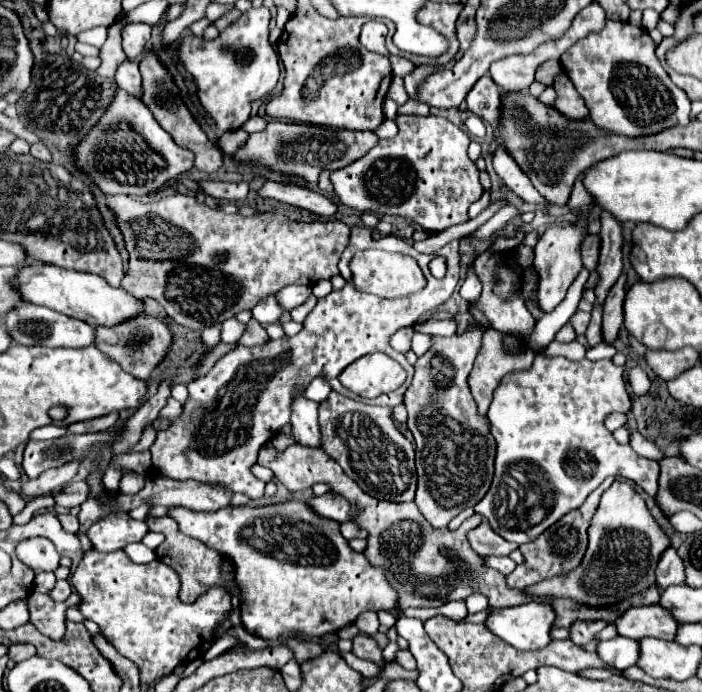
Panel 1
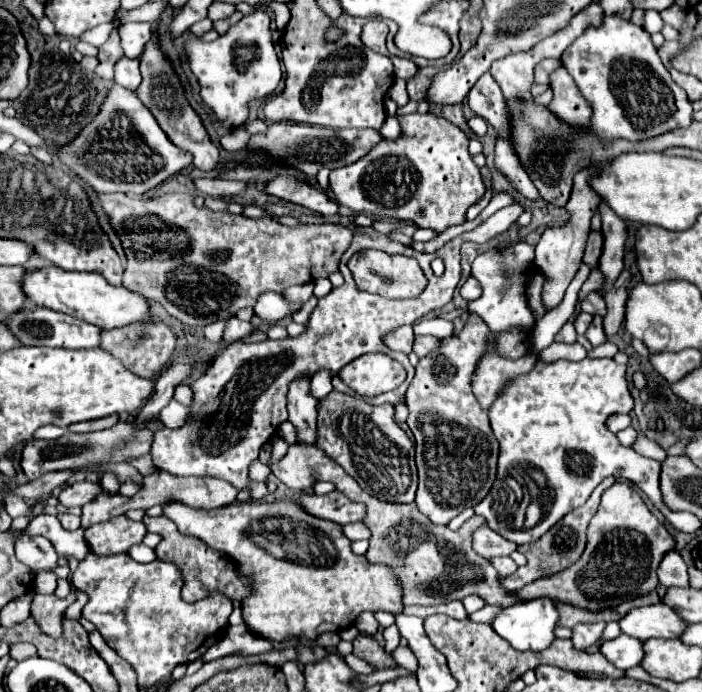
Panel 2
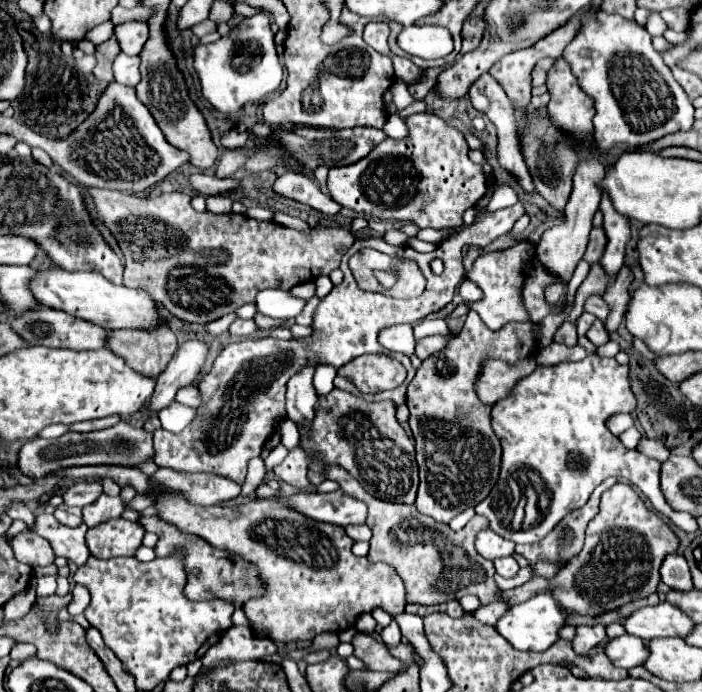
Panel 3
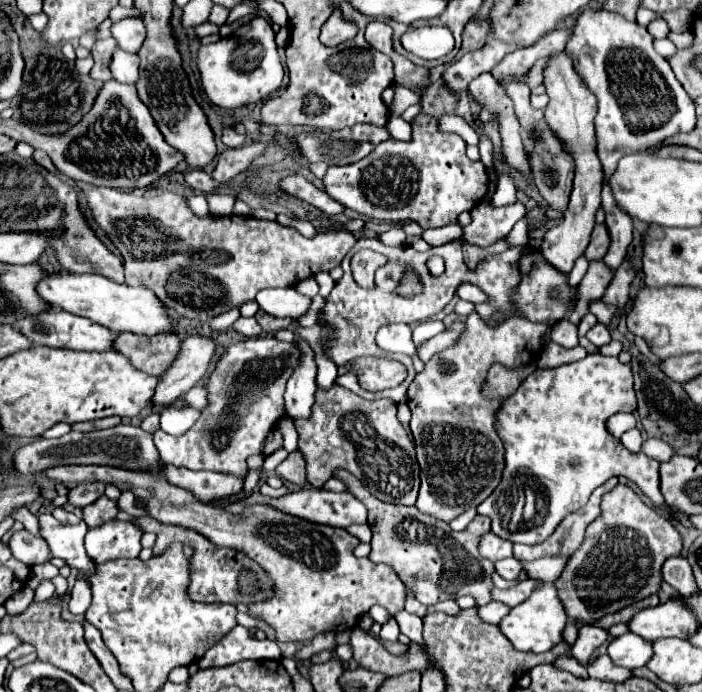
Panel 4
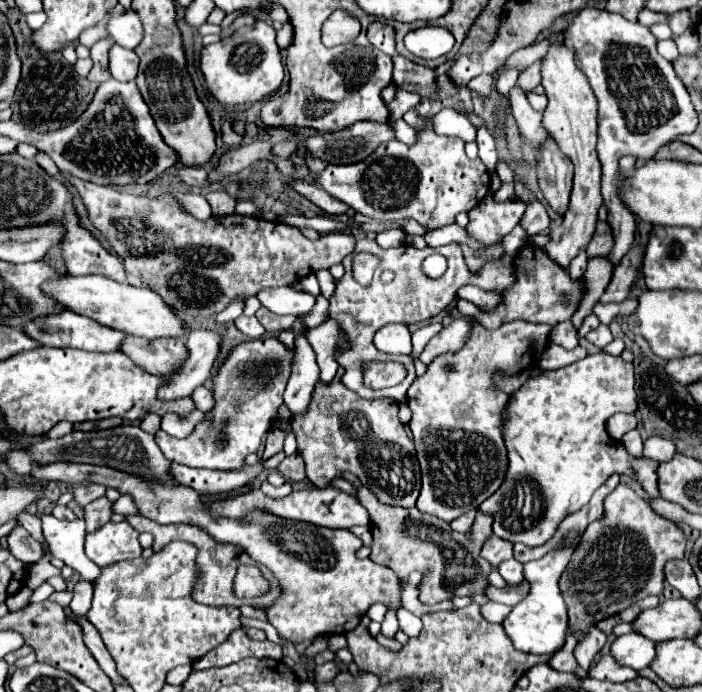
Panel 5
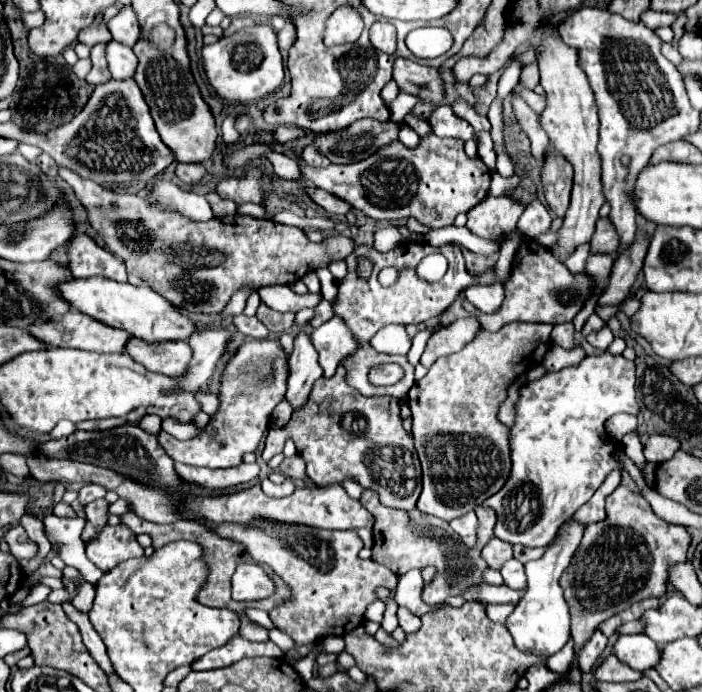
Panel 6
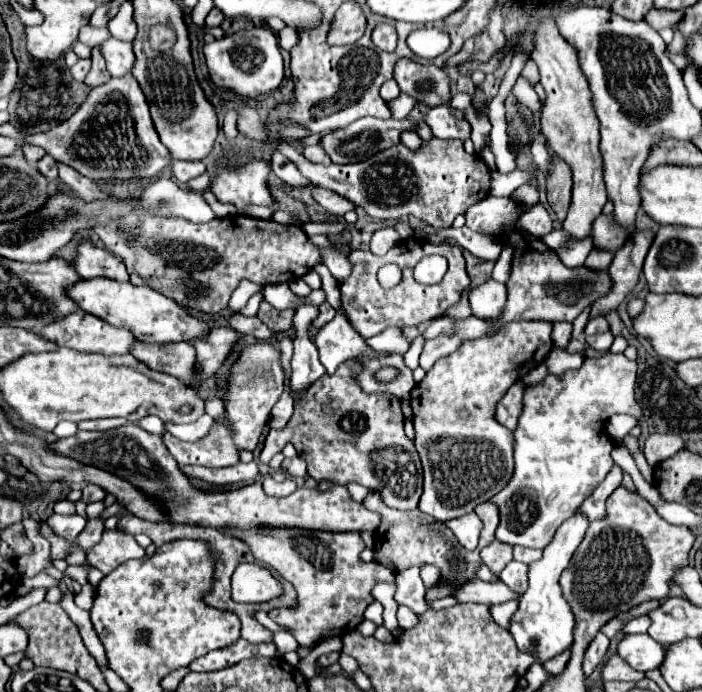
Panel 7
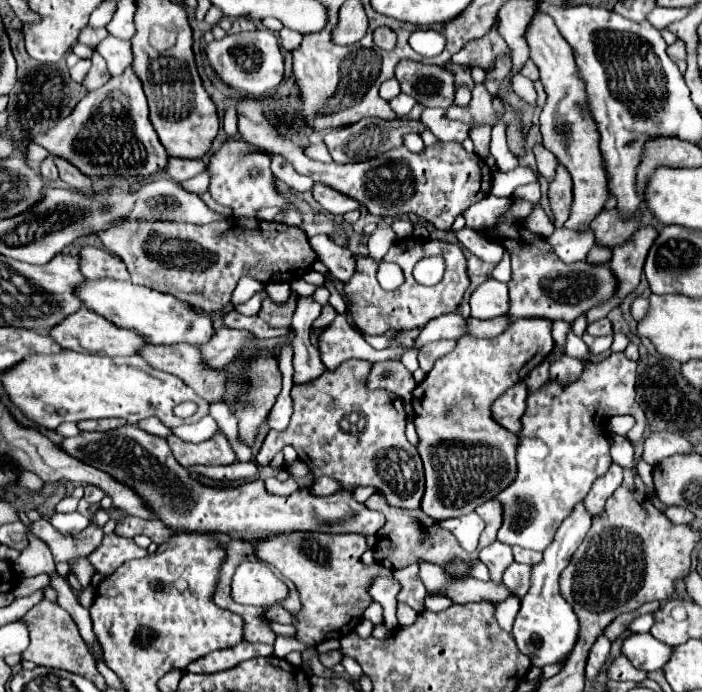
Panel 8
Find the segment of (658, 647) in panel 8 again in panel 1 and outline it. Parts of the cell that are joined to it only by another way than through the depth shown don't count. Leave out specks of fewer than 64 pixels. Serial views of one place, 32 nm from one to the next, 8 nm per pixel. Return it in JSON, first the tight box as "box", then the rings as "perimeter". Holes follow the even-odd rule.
{"box":[598,636,640,670],"perimeter":[[[616,636],[608,642],[598,642],[598,656],[612,668],[626,670],[638,662],[640,642],[626,636]]]}

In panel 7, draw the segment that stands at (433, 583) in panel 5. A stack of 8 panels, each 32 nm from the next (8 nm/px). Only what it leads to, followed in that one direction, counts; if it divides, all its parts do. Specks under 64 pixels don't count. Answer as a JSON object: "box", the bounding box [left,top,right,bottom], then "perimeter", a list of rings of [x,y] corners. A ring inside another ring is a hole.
{"box":[364,492,500,600],"perimeter":[[[378,492],[368,494],[368,498],[364,500],[364,506],[368,510],[374,510],[378,514],[382,514],[382,526],[378,528],[376,536],[376,544],[374,544],[374,560],[384,564],[386,568],[390,568],[392,572],[400,572],[406,570],[410,566],[422,566],[422,564],[434,564],[442,570],[442,584],[438,588],[432,588],[426,592],[428,600],[436,600],[436,598],[444,598],[450,596],[450,584],[462,584],[462,580],[472,580],[476,578],[474,572],[480,566],[480,548],[488,546],[494,540],[494,532],[498,528],[500,522],[500,514],[498,514],[498,506],[492,502],[480,504],[474,512],[480,516],[480,520],[484,522],[484,530],[480,534],[480,544],[474,552],[466,552],[456,536],[452,534],[450,528],[446,528],[440,520],[434,520],[432,516],[426,516],[424,512],[418,510],[396,510],[396,508],[388,508]]]}

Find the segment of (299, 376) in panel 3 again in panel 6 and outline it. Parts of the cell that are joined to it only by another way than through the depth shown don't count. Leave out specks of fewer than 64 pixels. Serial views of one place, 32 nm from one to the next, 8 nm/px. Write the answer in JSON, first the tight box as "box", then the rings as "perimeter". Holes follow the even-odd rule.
{"box":[286,308,322,408],"perimeter":[[[304,308],[296,312],[296,326],[300,332],[294,338],[294,352],[290,356],[290,376],[288,376],[288,390],[286,398],[290,400],[292,408],[300,408],[306,404],[306,396],[310,394],[312,384],[322,376],[322,366],[318,364],[318,352],[306,334],[308,320],[314,316],[314,308]]]}

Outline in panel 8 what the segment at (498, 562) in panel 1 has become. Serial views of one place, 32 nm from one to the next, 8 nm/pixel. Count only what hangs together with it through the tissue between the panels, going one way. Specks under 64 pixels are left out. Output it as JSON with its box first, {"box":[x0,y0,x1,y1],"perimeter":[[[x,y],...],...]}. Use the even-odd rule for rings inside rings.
{"box":[504,562,532,598],"perimeter":[[[512,562],[510,568],[506,568],[504,584],[512,594],[522,598],[530,590],[530,570],[532,568],[528,564],[518,564],[518,562]]]}

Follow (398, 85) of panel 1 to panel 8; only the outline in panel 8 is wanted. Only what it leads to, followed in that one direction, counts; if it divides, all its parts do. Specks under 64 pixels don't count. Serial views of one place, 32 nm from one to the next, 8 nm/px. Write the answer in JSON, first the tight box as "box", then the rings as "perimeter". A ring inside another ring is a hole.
{"box":[390,92,416,118],"perimeter":[[[400,92],[396,98],[392,98],[392,100],[390,100],[390,106],[392,106],[392,110],[396,112],[396,116],[398,116],[398,118],[408,116],[408,112],[412,110],[412,106],[414,106],[414,104],[416,104],[416,100],[414,100],[412,96],[404,94],[404,92]]]}

